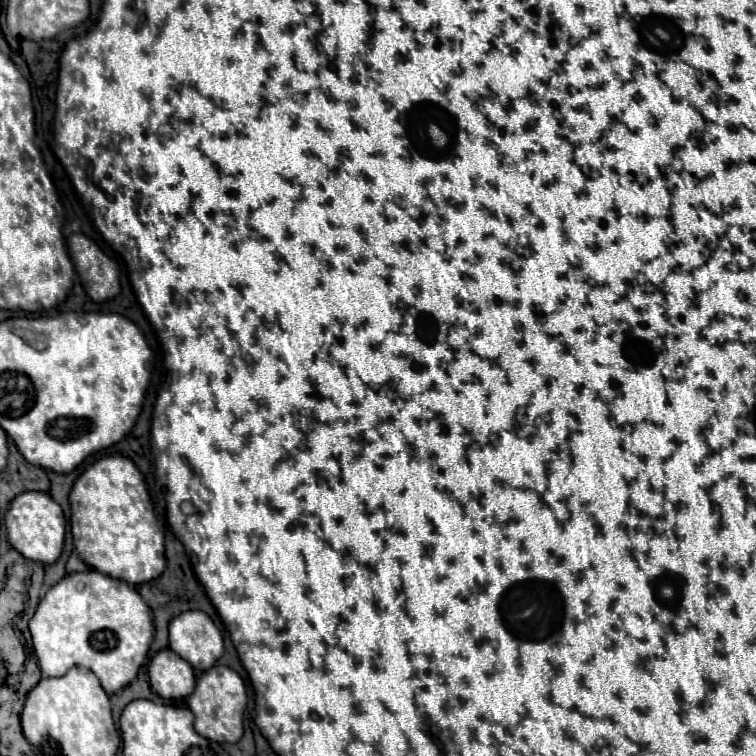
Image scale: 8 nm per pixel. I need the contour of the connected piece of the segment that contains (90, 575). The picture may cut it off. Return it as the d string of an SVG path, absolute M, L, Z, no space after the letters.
M98 570L68 574L58 584L54 584L40 600L32 620L28 622L28 628L38 666L46 676L64 676L72 666L84 666L98 676L106 694L116 694L118 690L126 688L130 682L136 680L138 670L144 664L150 644L154 640L154 622L150 606L140 598L136 588L128 586L122 580L114 580Z

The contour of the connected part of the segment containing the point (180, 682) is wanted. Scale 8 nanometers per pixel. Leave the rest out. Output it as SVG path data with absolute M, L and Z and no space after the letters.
M170 648L158 652L150 660L148 676L152 690L162 698L182 700L190 696L196 684L192 666L186 660L182 660L176 652L170 652Z

